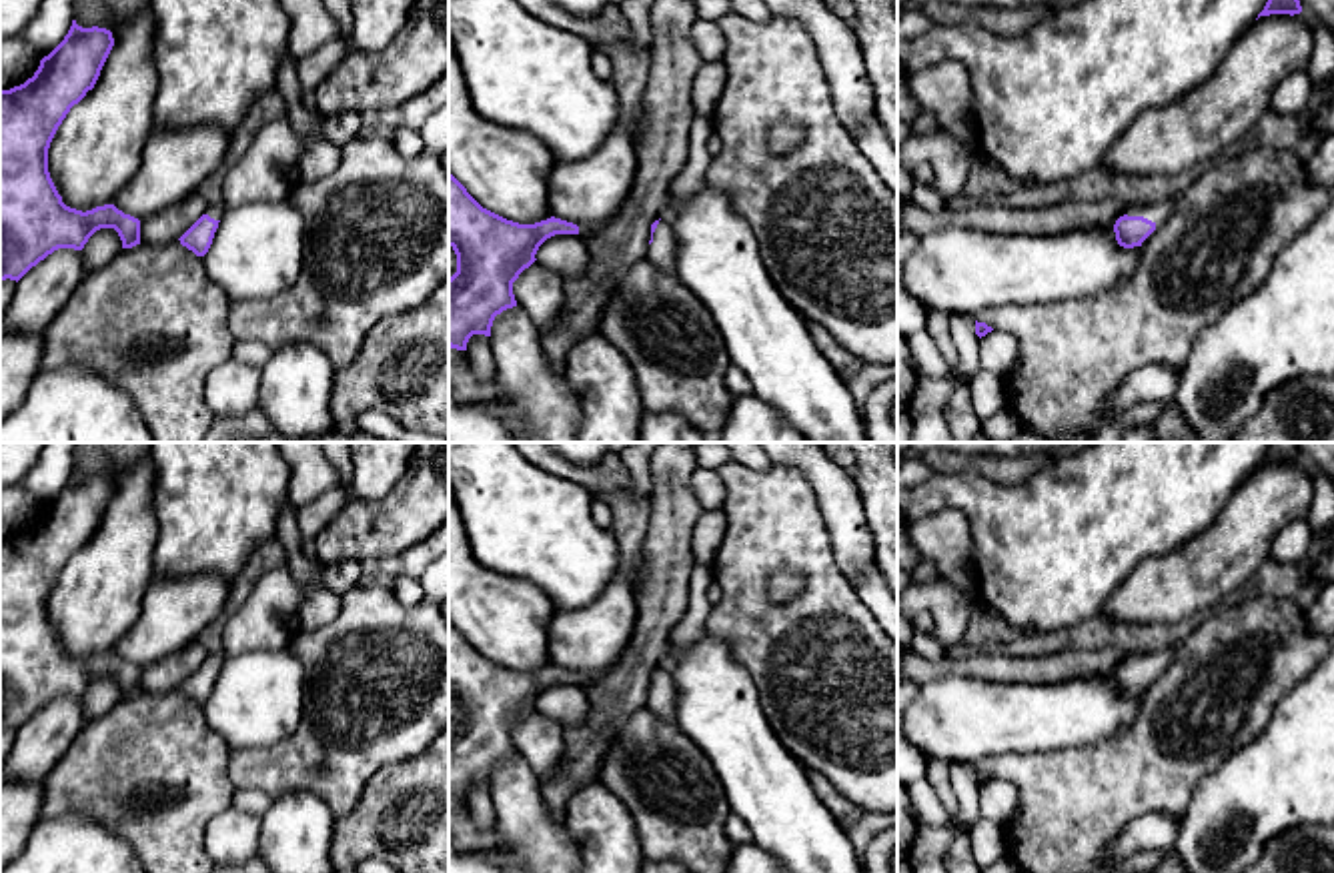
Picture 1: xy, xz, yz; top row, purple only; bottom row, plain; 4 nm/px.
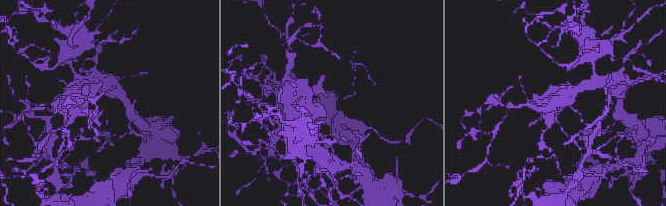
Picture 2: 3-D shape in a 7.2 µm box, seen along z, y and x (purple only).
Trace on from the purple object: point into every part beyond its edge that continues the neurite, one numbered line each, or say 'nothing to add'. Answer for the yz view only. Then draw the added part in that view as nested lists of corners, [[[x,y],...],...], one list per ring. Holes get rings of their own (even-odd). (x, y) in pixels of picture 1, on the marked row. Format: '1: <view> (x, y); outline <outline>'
1: yz (1158, 211); outline [[[1172,196],[1156,202],[1134,202],[1128,206],[1126,214],[1144,216],[1152,220],[1156,226],[1160,226],[1168,216],[1174,214],[1178,200],[1180,196]]]

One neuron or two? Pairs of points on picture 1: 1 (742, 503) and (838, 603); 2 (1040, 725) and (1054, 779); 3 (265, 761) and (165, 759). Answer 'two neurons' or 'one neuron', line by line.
1: one neuron
2: two neurons
3: two neurons

